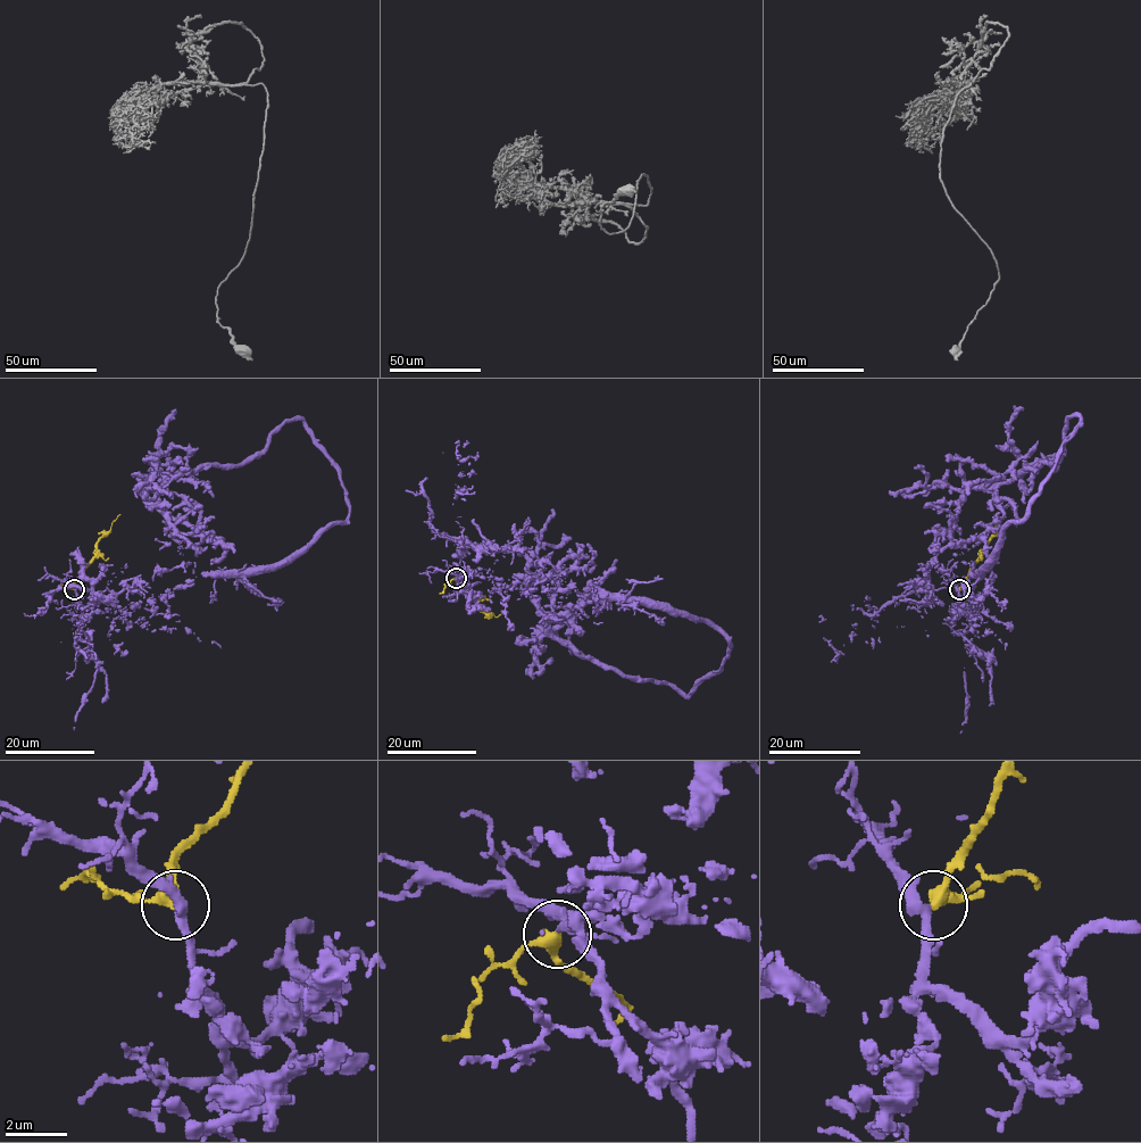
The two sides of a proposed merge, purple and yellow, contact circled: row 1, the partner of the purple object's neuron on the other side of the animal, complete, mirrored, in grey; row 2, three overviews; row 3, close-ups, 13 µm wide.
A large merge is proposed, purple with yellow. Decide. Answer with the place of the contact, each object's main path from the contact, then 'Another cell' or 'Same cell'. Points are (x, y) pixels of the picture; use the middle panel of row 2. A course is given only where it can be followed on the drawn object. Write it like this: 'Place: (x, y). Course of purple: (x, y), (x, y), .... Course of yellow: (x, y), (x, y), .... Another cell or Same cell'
Place: (456, 578). Course of purple: (457, 577), (665, 603), (731, 642), (722, 665), (685, 695), (560, 640), (529, 582), (583, 569), (586, 544). Course of yellow: (457, 578), (486, 612), (494, 616), (501, 613). Same cell

